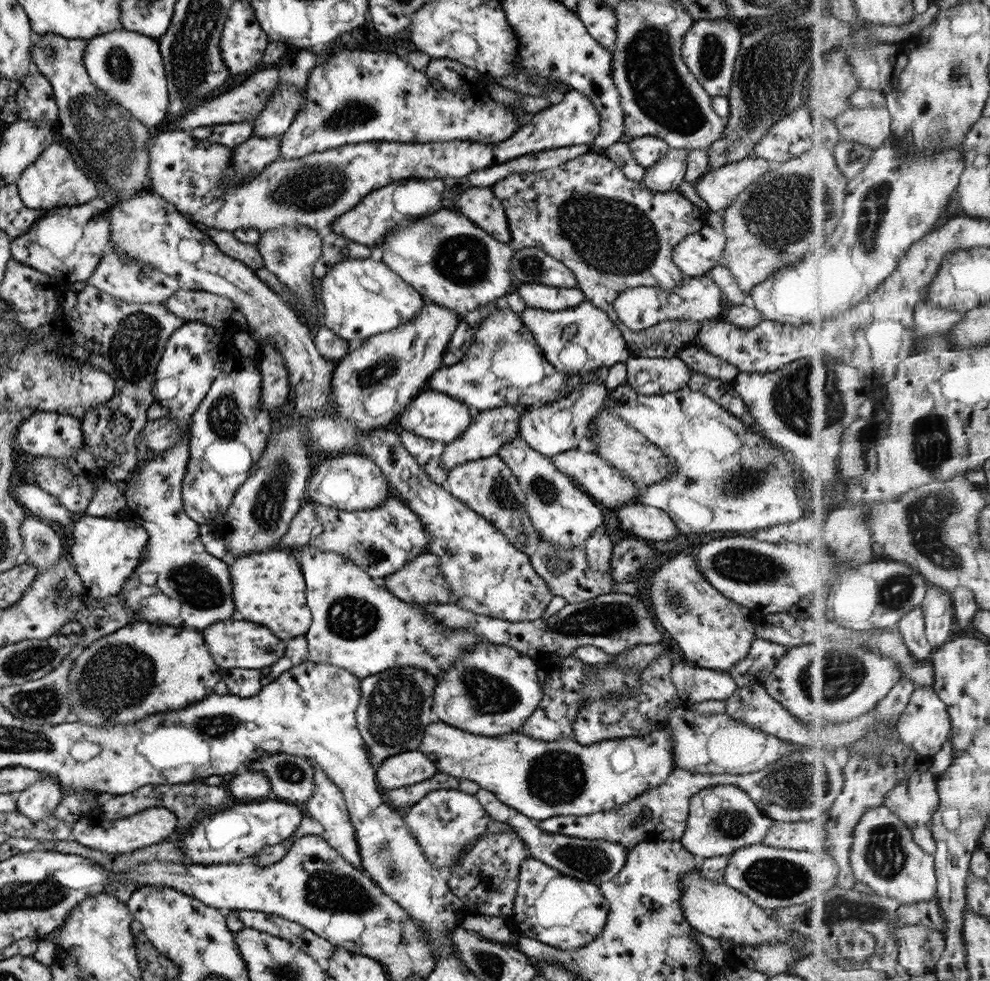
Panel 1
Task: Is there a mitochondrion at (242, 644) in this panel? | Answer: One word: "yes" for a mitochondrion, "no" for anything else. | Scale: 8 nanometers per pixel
no

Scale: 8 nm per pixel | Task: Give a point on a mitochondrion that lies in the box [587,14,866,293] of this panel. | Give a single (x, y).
(658, 91)

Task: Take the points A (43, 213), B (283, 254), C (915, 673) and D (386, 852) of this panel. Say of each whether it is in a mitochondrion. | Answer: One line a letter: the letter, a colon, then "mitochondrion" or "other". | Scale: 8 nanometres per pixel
A: other
B: mitochondrion
C: other
D: mitochondrion

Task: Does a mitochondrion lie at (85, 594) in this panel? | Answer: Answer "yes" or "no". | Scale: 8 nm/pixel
no

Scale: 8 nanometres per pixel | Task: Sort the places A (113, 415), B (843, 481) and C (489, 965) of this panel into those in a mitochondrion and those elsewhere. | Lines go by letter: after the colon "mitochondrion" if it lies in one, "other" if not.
A: other
B: other
C: mitochondrion

